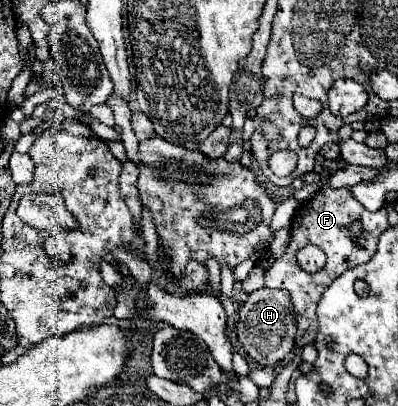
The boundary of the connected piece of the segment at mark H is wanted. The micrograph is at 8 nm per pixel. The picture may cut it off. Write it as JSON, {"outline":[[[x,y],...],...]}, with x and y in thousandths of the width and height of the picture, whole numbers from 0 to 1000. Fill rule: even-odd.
{"outline":[[[653,709],[623,729],[613,754],[603,754],[598,778],[603,783],[593,798],[593,818],[613,872],[658,906],[683,906],[714,892],[714,877],[734,862],[744,828],[744,783],[734,773],[734,744],[724,734],[724,719]]]}

